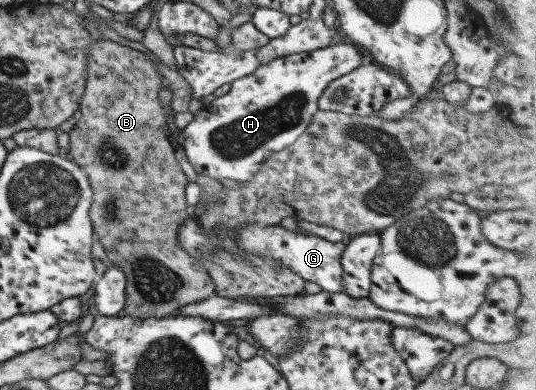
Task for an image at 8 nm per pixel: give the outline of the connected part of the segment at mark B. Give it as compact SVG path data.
M110 39L97 40L90 47L88 77L82 99L80 100L81 116L79 116L79 119L76 120L73 128L68 132L70 136L68 150L71 159L86 172L93 190L90 218L95 238L103 245L103 249L105 249L105 253L107 253L112 264L117 268L120 268L123 271L123 274L125 274L125 277L127 277L126 303L124 304L123 310L117 314L118 317L127 315L142 319L149 317L157 317L160 319L167 316L175 316L175 314L178 314L178 310L182 309L182 306L205 300L214 295L216 290L215 284L213 284L206 266L198 259L189 255L187 251L181 247L181 243L179 243L179 228L183 226L185 220L191 218L189 214L187 214L188 203L185 199L185 188L188 180L185 173L183 173L183 169L181 169L181 165L179 165L175 159L174 150L176 144L174 143L172 132L167 126L166 116L159 102L158 92L160 91L160 88L162 88L161 77L159 71L157 71L151 58L147 54L131 49L131 47L115 43Z

